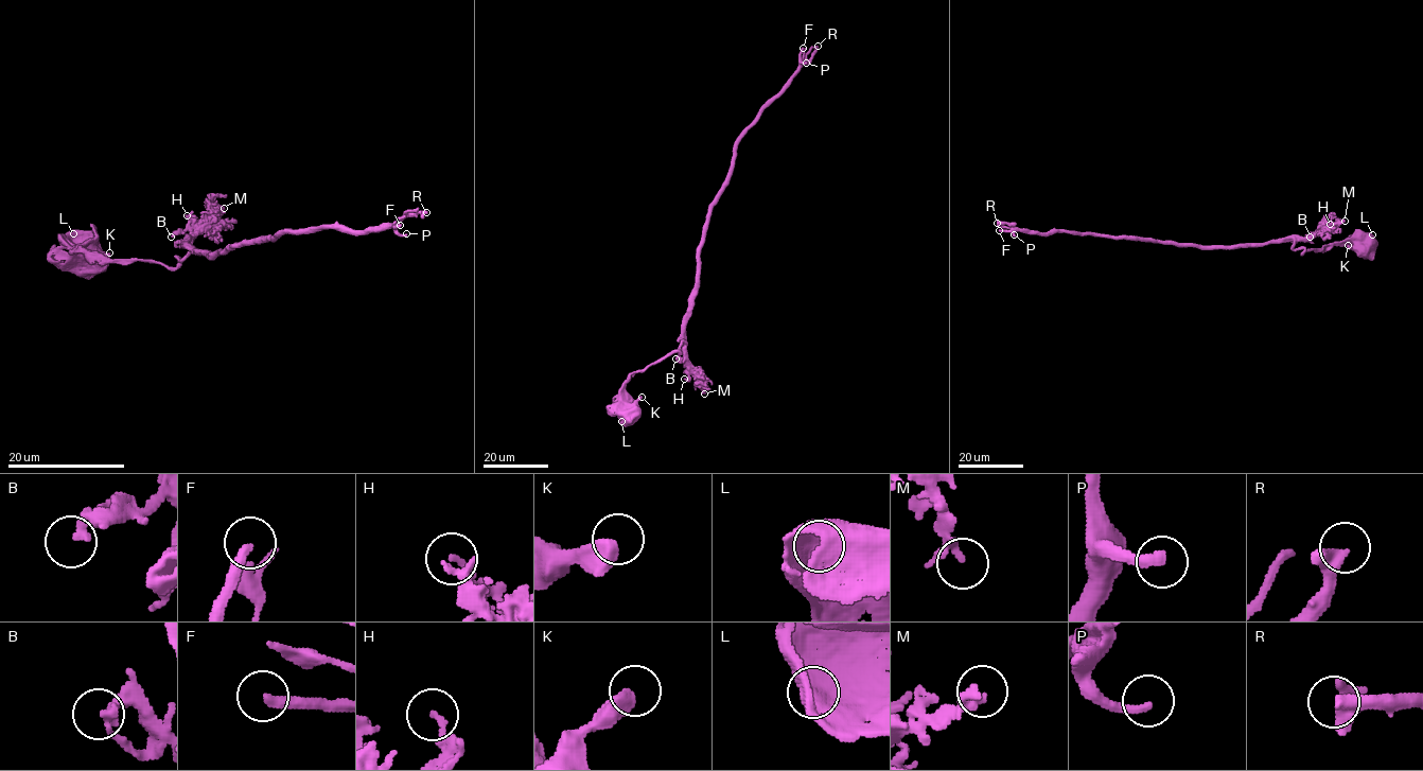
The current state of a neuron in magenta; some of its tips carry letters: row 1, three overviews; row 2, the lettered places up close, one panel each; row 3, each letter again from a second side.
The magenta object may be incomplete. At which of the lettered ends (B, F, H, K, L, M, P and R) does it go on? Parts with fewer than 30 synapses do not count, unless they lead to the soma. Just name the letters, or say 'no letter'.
no letter

